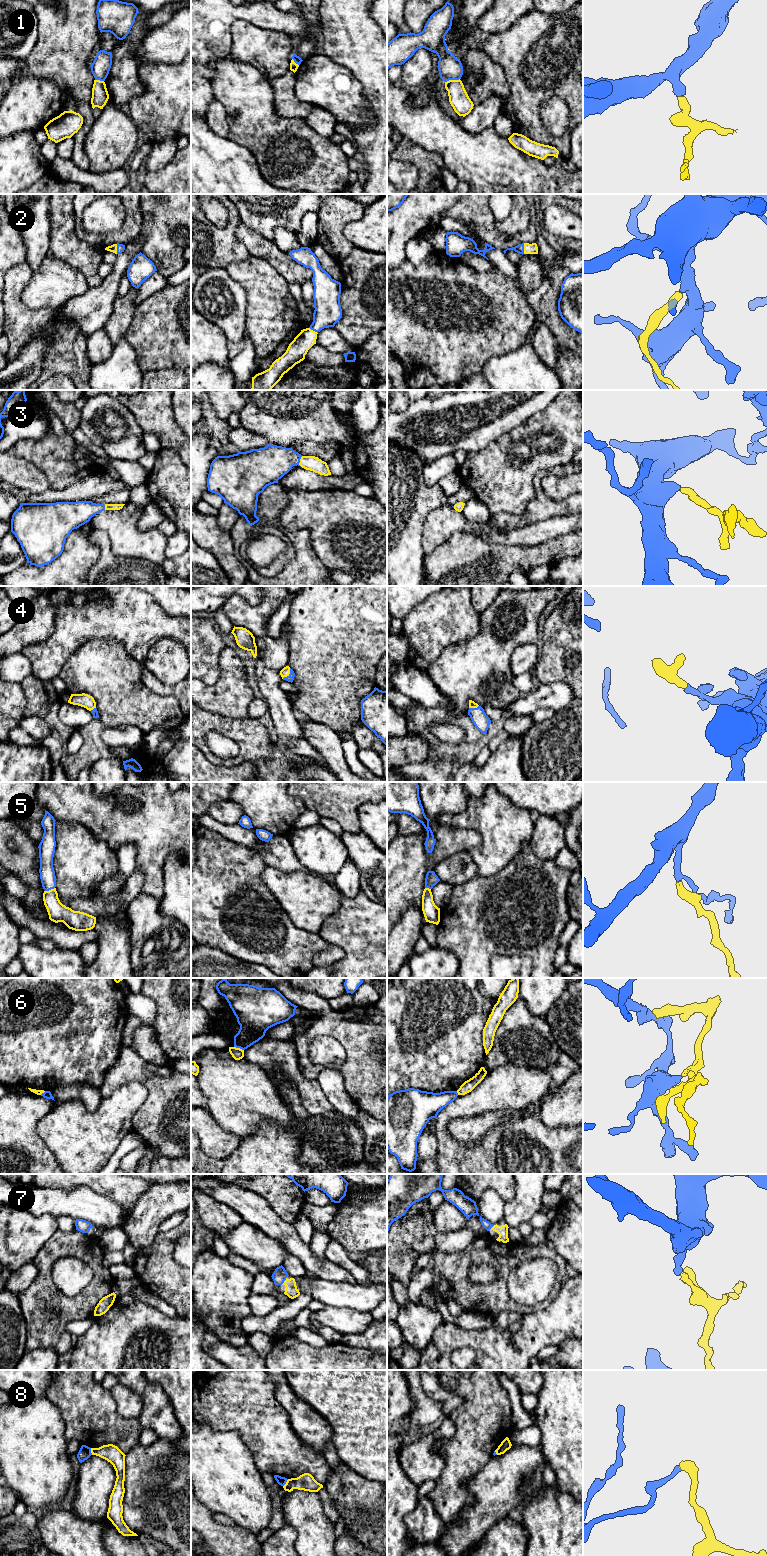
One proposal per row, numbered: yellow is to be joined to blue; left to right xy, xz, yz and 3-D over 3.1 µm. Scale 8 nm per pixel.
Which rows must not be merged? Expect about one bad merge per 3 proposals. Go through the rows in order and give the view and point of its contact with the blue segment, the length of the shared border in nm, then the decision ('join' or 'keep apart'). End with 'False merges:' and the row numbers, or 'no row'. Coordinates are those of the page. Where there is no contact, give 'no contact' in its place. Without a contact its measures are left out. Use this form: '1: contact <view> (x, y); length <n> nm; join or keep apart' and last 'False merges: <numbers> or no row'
1: contact yz (452, 79); length 120 nm; keep apart
2: contact xy (117, 249); length 80 nm; join
3: contact xz (299, 460); length 80 nm; join
4: contact xz (289, 674); length 110 nm; join
5: contact xy (49, 889); length 90 nm; join
6: contact xz (239, 1047); length 90 nm; keep apart
7: contact xz (285, 1279); length 70 nm; join
8: contact xz (285, 1483); length 80 nm; keep apart
False merges: 1, 6, 8

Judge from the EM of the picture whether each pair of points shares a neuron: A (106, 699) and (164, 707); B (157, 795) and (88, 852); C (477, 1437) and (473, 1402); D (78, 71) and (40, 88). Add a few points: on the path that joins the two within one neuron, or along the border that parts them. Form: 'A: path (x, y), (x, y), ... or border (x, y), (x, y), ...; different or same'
A: path (120, 699), (140, 707), (150, 707); same
B: border (83, 825), (115, 852); different
C: path (477, 1428), (477, 1411); same
D: border (31, 74), (52, 80), (59, 87), (63, 101); different

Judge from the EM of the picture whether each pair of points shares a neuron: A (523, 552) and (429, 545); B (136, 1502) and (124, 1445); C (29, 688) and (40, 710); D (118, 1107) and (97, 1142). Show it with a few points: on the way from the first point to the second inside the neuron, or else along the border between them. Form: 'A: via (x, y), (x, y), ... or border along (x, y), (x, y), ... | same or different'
A: border along (458, 532), (455, 532), (425, 557) | different
B: border along (138, 1443), (125, 1454) | different
C: via (34, 693), (38, 697), (38, 705) | same
D: via (113, 1116), (112, 1121), (101, 1133) | same

